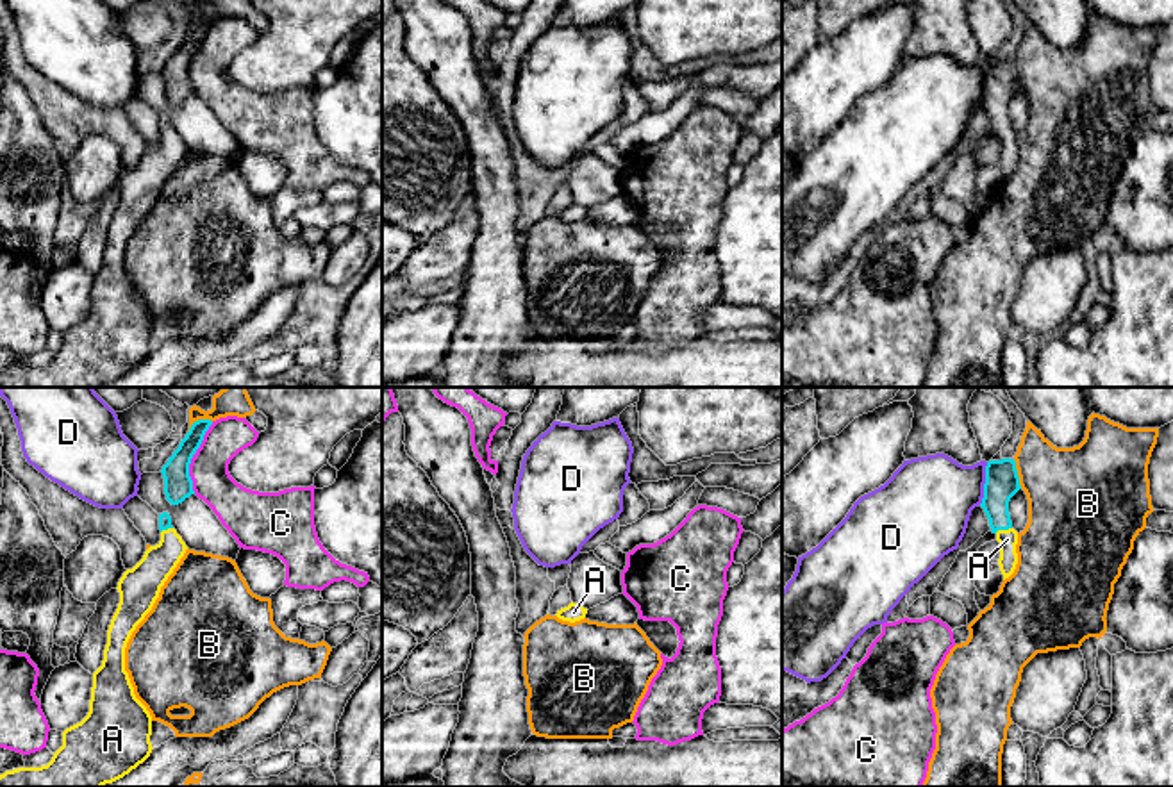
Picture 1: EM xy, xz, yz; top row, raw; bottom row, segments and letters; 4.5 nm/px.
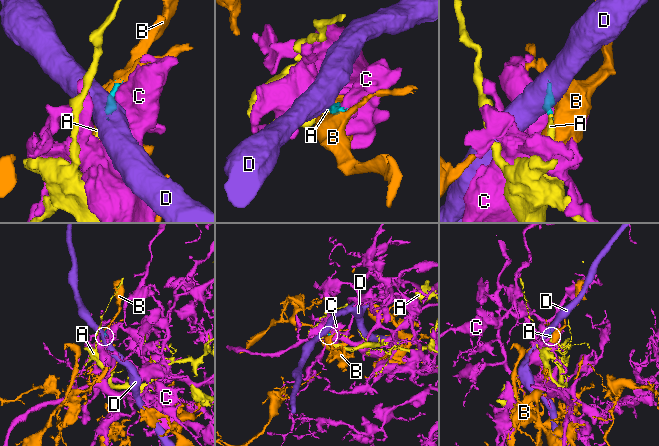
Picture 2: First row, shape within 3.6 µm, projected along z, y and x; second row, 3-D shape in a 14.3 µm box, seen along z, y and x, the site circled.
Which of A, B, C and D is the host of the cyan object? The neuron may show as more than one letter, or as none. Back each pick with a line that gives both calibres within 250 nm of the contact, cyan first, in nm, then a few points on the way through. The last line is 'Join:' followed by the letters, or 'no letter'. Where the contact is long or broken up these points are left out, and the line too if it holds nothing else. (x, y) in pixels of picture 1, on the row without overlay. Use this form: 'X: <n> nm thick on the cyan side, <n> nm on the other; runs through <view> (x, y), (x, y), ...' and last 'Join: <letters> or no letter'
A: 160 nm thick on the cyan side, 90 nm on the other; runs through yz (1002, 82), (1002, 129), (1007, 140)
Join: A

